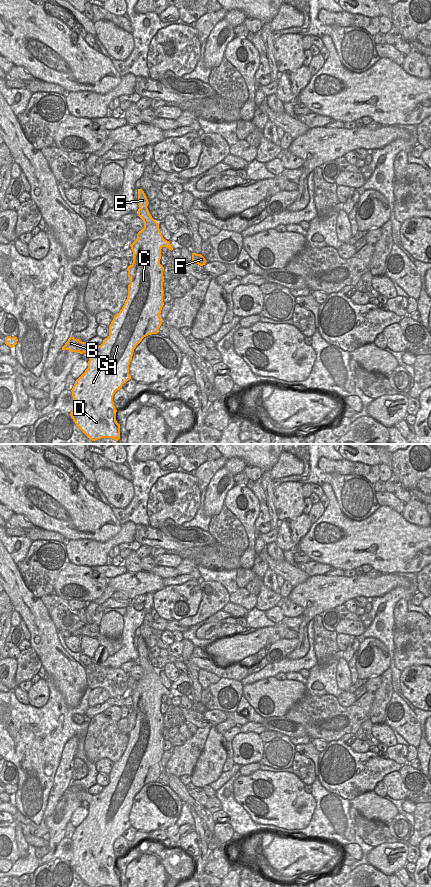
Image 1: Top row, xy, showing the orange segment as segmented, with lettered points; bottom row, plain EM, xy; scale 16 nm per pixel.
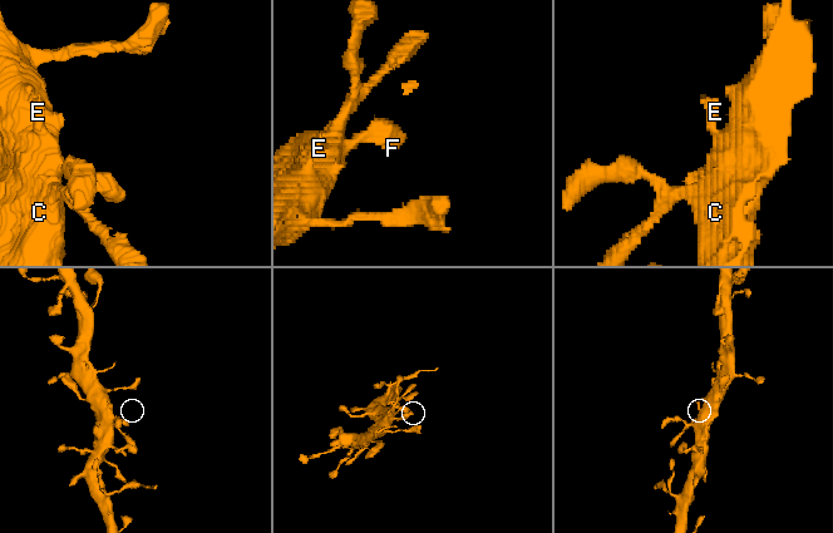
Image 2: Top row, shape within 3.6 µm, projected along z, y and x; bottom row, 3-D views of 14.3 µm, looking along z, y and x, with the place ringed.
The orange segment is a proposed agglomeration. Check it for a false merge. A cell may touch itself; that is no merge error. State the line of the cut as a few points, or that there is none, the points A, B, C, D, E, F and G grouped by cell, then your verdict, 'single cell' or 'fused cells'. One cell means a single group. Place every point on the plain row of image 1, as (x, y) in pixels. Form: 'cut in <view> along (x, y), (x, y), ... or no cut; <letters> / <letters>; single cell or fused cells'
no cut; A B C D E F G; single cell

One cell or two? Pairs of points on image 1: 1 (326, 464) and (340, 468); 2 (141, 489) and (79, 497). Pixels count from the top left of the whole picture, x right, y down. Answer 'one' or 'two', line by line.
1: one
2: two

